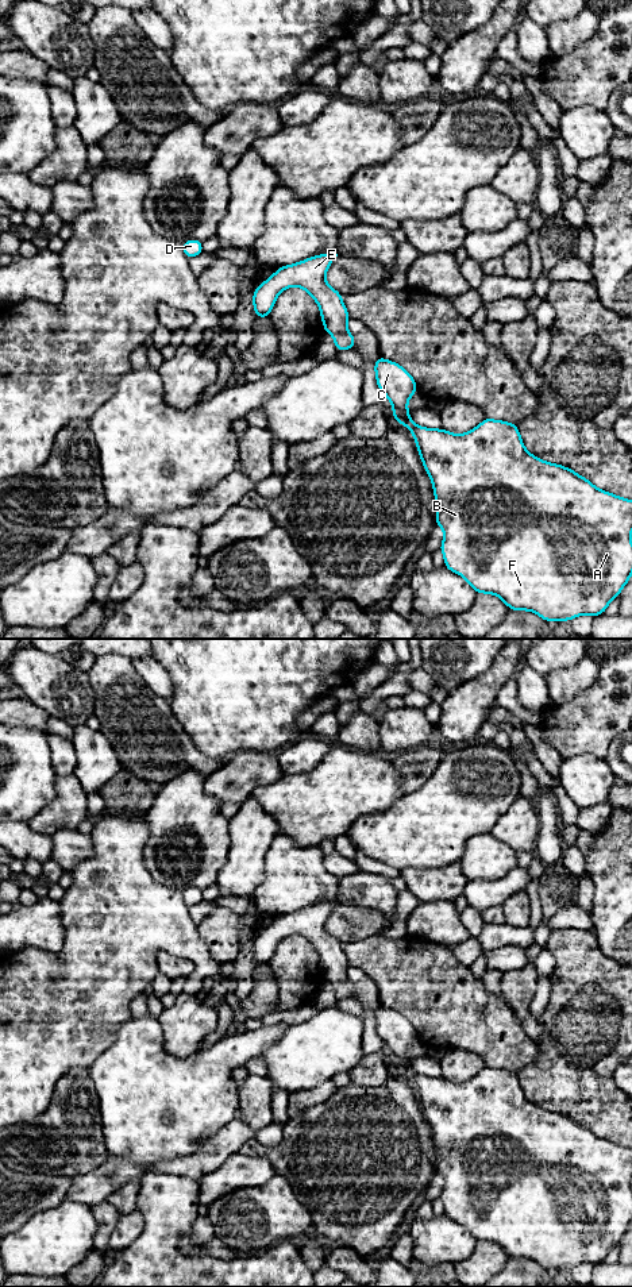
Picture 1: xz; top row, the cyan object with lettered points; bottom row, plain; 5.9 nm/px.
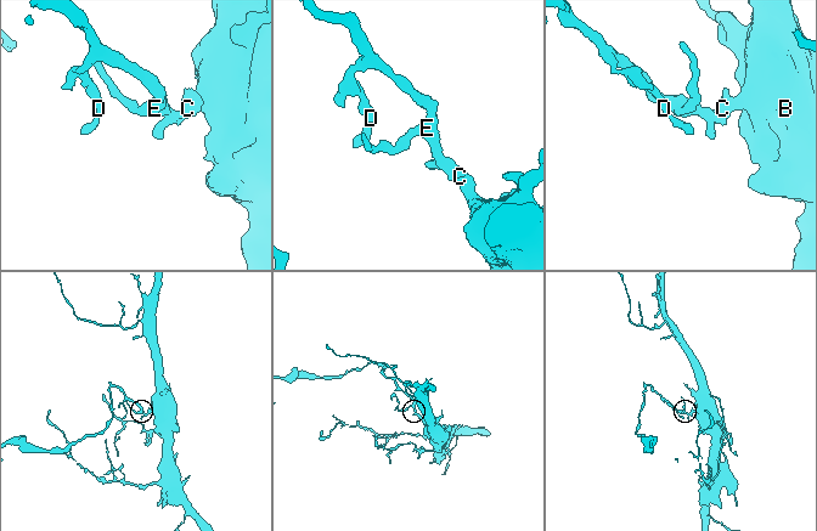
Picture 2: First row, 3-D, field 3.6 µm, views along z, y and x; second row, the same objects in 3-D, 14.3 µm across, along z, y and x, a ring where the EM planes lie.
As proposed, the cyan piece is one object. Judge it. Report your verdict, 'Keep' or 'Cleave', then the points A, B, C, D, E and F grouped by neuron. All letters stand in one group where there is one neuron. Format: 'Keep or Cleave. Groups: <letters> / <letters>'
Keep. Groups: A B C D E F

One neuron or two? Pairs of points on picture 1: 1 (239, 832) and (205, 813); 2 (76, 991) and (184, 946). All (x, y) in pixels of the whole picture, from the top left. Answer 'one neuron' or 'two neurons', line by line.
1: two neurons
2: one neuron

